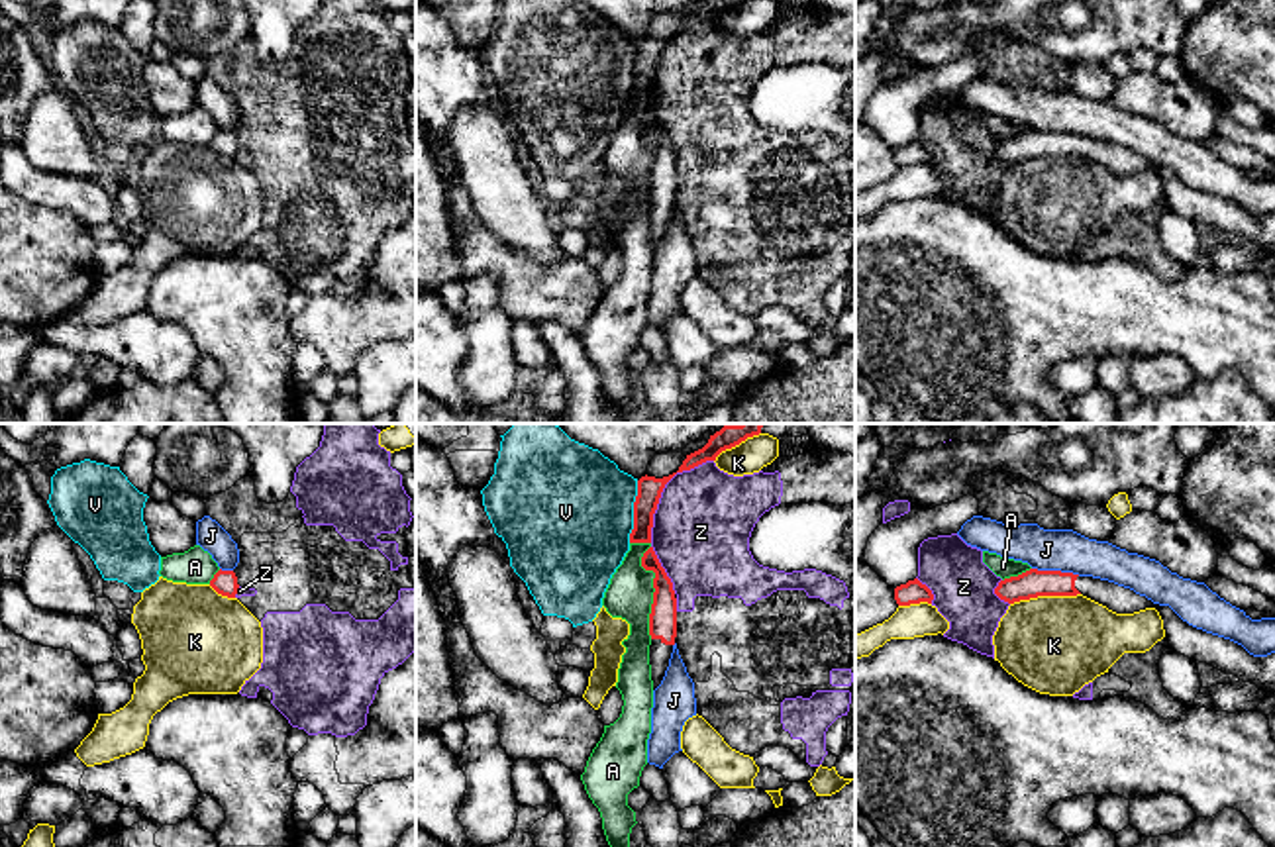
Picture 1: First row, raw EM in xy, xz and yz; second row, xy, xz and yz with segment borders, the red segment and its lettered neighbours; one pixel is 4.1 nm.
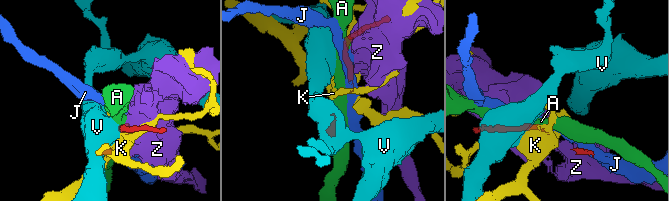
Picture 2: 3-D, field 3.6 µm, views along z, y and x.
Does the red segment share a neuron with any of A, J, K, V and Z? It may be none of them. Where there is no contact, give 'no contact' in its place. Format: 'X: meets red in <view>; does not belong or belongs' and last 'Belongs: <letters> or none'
A: meets red in xz; does not belong
J: meets red in yz; does not belong
K: meets red in yz; does not belong
V: meets red in xz; does not belong
Z: meets red in xz; does not belong
Belongs: none

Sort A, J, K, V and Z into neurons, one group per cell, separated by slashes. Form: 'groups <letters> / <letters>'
groups A / J / K / V / Z

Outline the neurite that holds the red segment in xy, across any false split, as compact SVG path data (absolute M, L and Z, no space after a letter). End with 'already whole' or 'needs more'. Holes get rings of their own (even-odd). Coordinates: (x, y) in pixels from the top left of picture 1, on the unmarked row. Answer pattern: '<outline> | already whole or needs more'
M222 129L214 135L214 139L210 141L210 147L218 155L228 157L228 159L235 159L237 149L239 149L235 133L222 131Z | already whole

